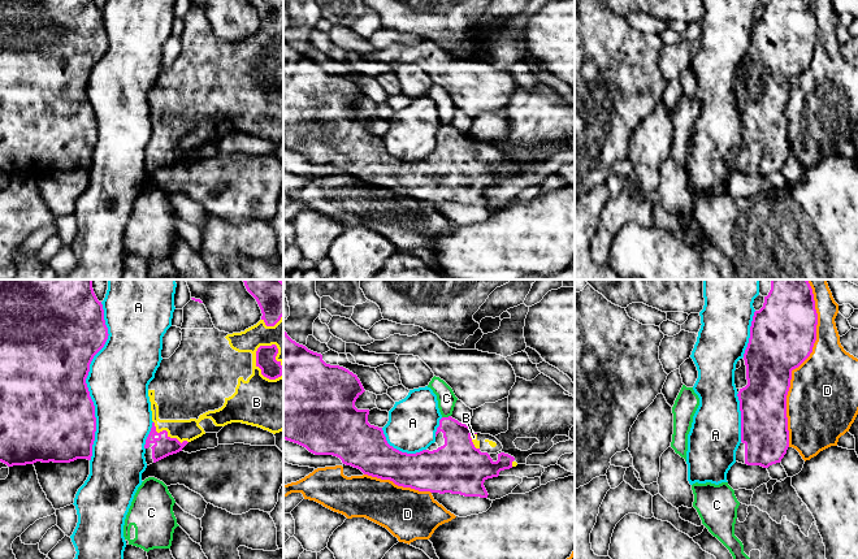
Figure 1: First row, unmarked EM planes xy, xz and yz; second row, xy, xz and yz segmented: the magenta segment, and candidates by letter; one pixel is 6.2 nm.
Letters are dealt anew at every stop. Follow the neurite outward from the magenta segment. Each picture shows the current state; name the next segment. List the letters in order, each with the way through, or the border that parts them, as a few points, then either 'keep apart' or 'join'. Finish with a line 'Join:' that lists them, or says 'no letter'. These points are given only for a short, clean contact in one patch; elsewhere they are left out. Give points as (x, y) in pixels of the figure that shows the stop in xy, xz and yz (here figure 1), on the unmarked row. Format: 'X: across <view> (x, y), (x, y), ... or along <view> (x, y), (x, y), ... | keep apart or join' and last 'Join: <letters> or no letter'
A: keep apart
B: join
C: along xz (450, 124), (442, 126) | keep apart
D: keep apart
Join: B

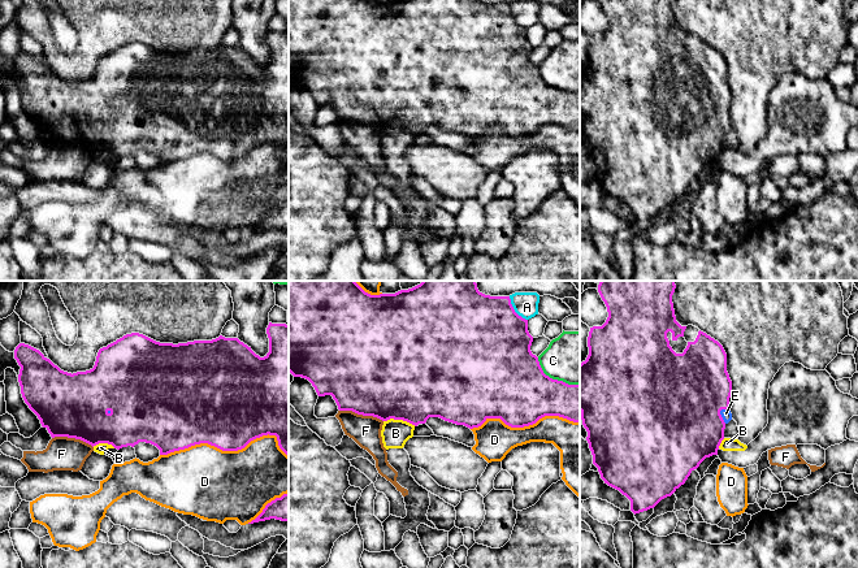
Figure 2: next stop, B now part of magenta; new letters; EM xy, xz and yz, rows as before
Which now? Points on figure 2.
A: keep apart
B: along xz (384, 129), (403, 129), (415, 134) | keep apart
C: keep apart
D: keep apart
E: across yz (680, 129), (720, 125), (726, 122) | join
F: along xz (339, 118), (372, 124), (382, 130) | keep apart
Join: E

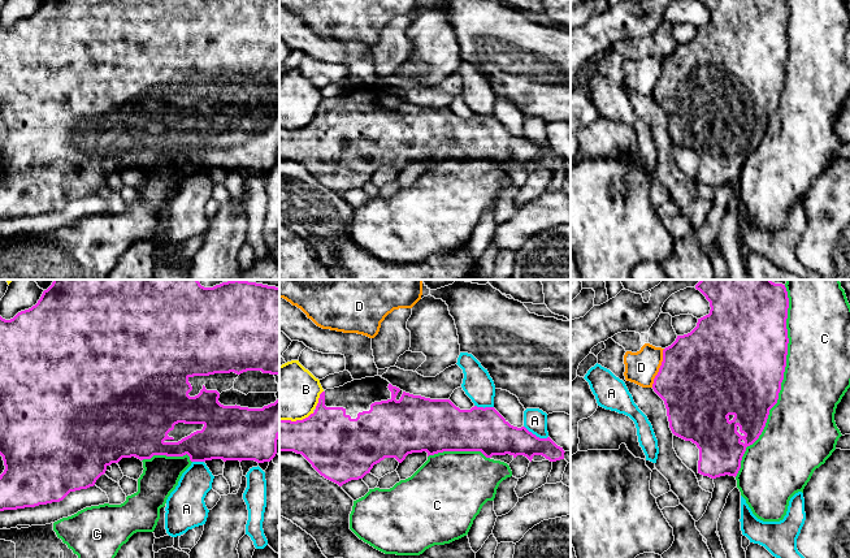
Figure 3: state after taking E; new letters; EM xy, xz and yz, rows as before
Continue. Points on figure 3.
A: keep apart
B: keep apart
C: keep apart
D: keep apart
Join: no letter

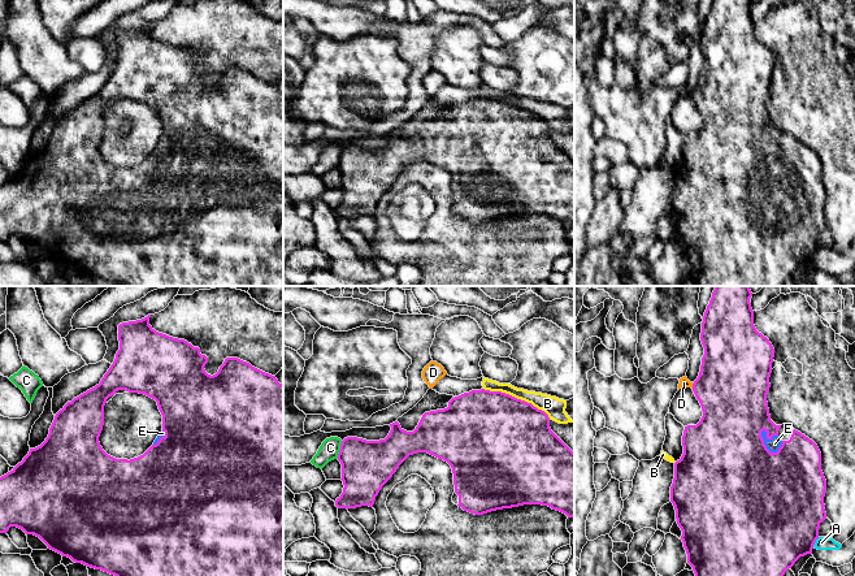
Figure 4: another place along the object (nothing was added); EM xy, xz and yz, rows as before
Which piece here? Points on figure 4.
A: along yz (819, 246), (812, 255) | keep apart
B: keep apart
C: keep apart
D: keep apart
E: join
Join: E

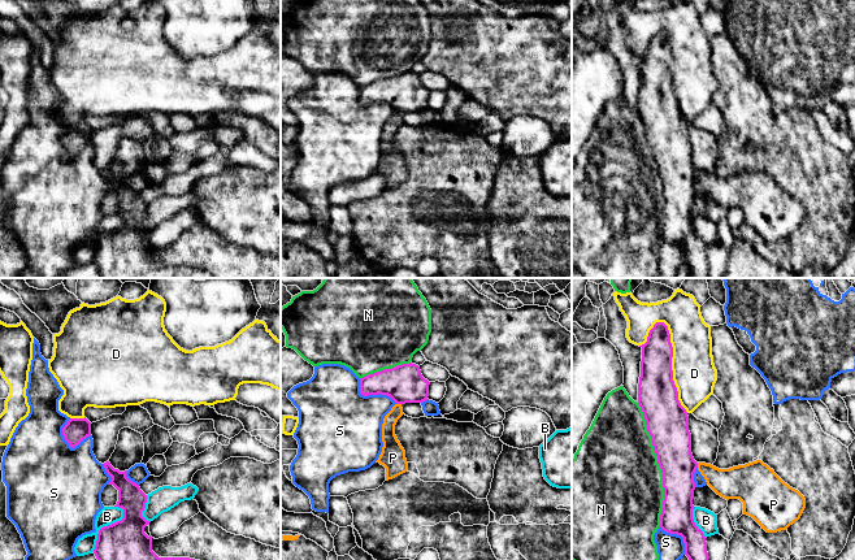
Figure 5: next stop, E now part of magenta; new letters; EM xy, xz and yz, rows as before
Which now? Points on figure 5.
B: keep apart
D: keep apart
N: keep apart
P: along xz (396, 112), (400, 113) | keep apart
S: keep apart
Join: no letter

